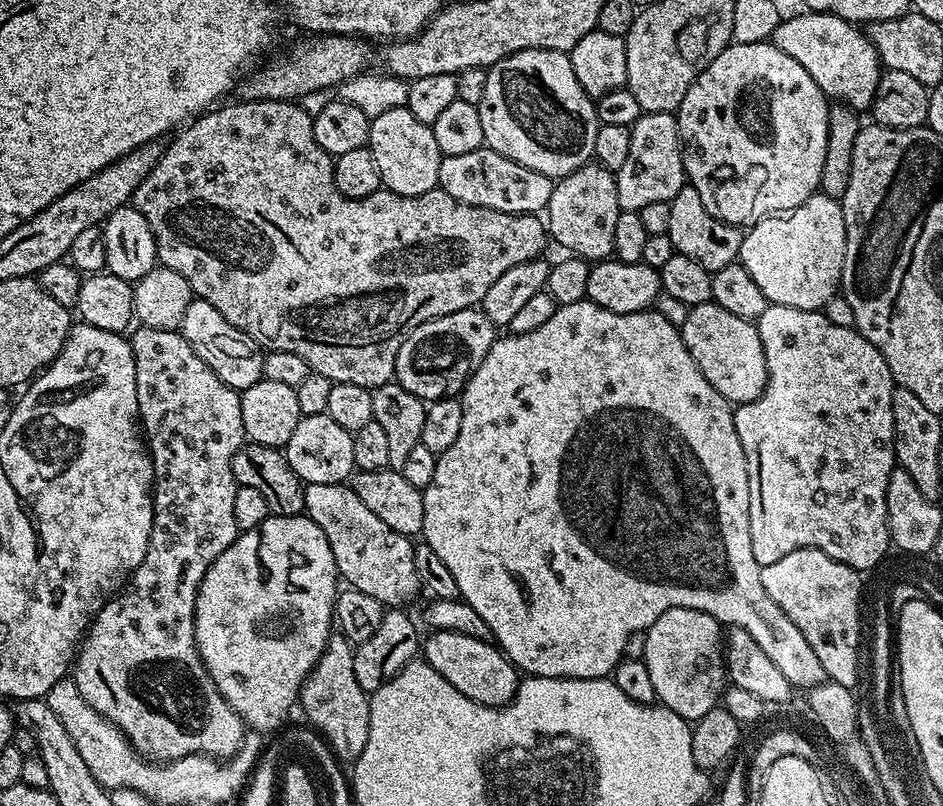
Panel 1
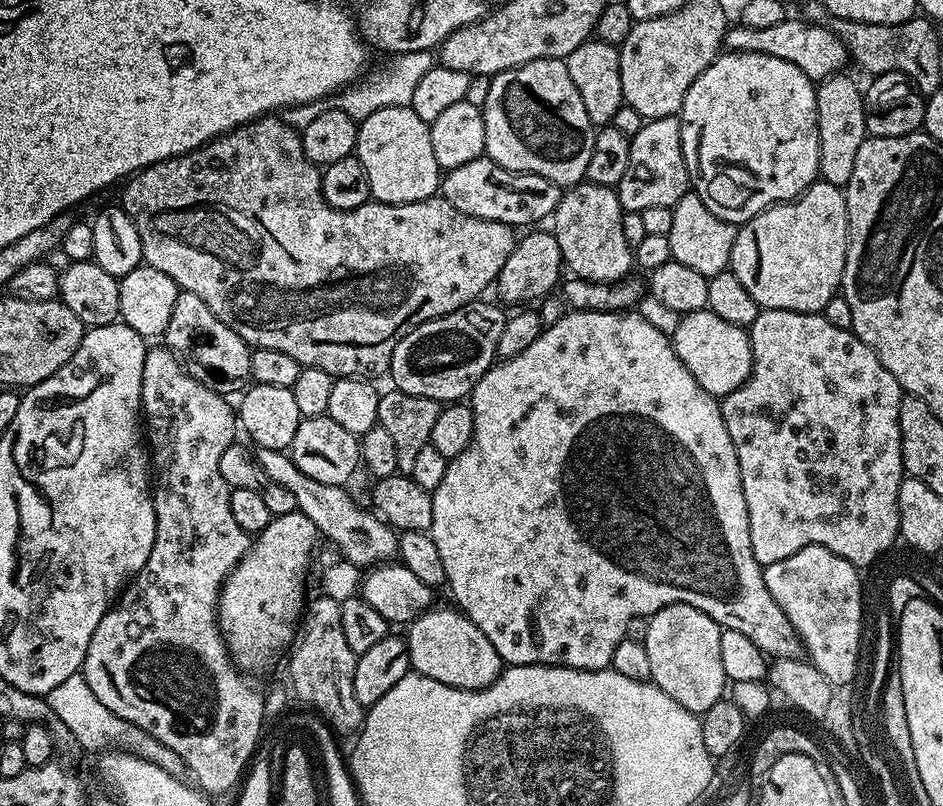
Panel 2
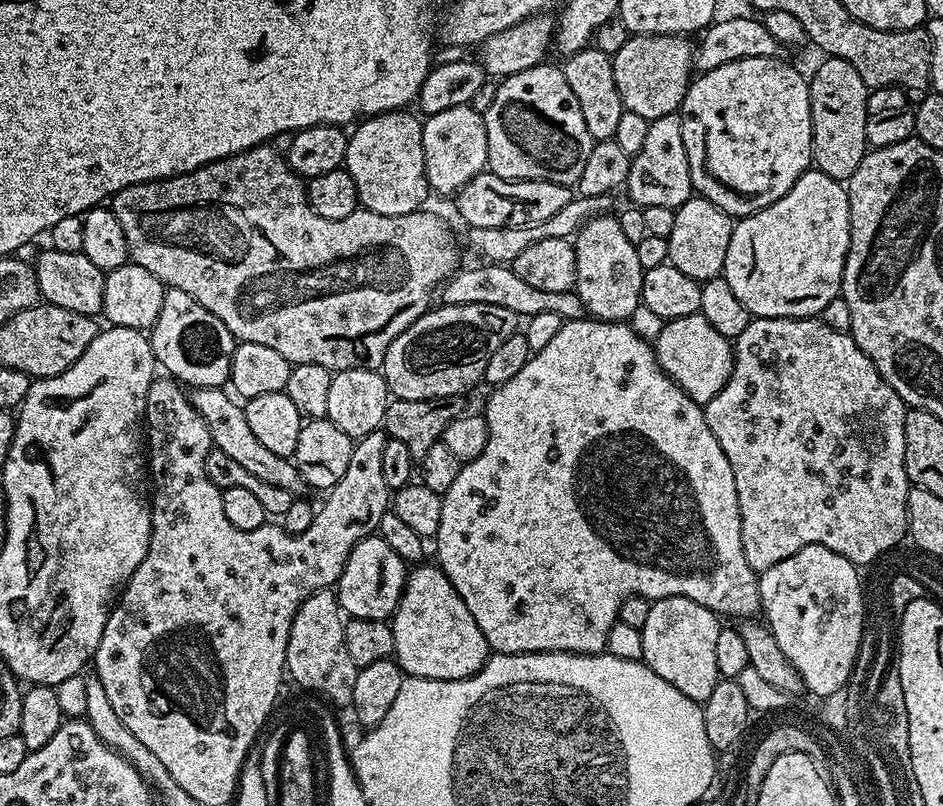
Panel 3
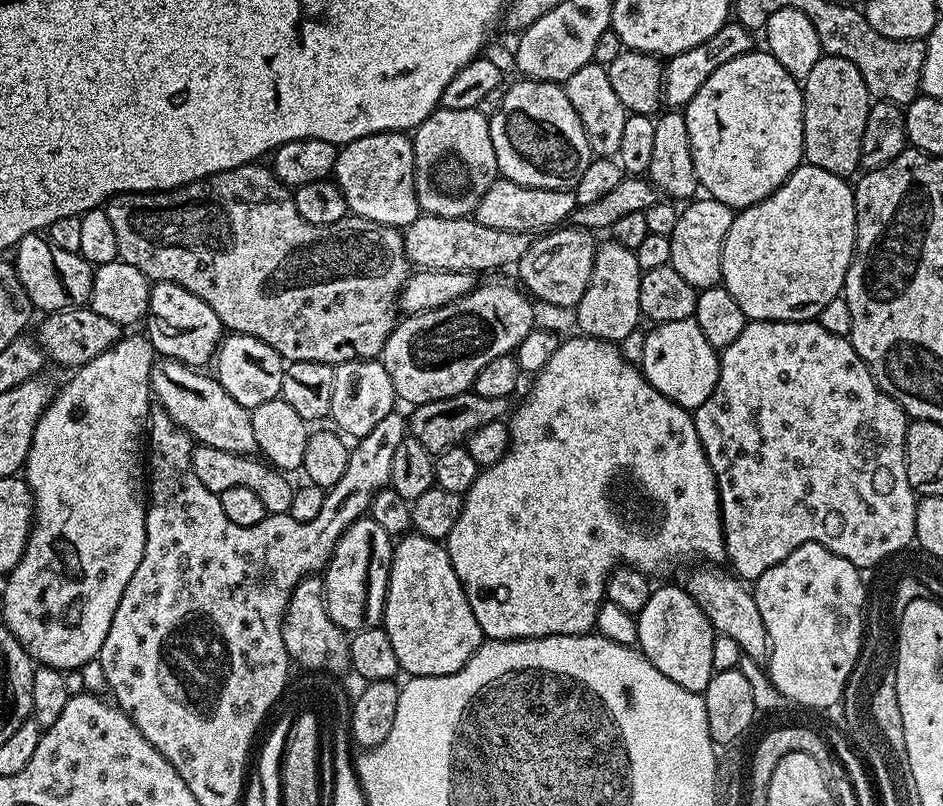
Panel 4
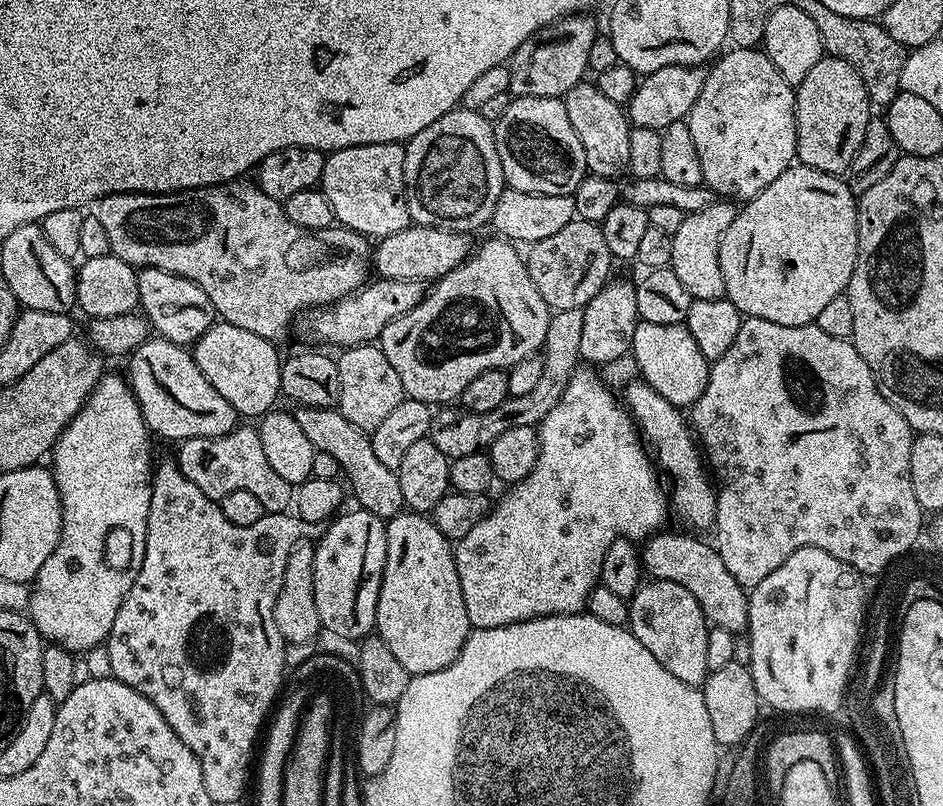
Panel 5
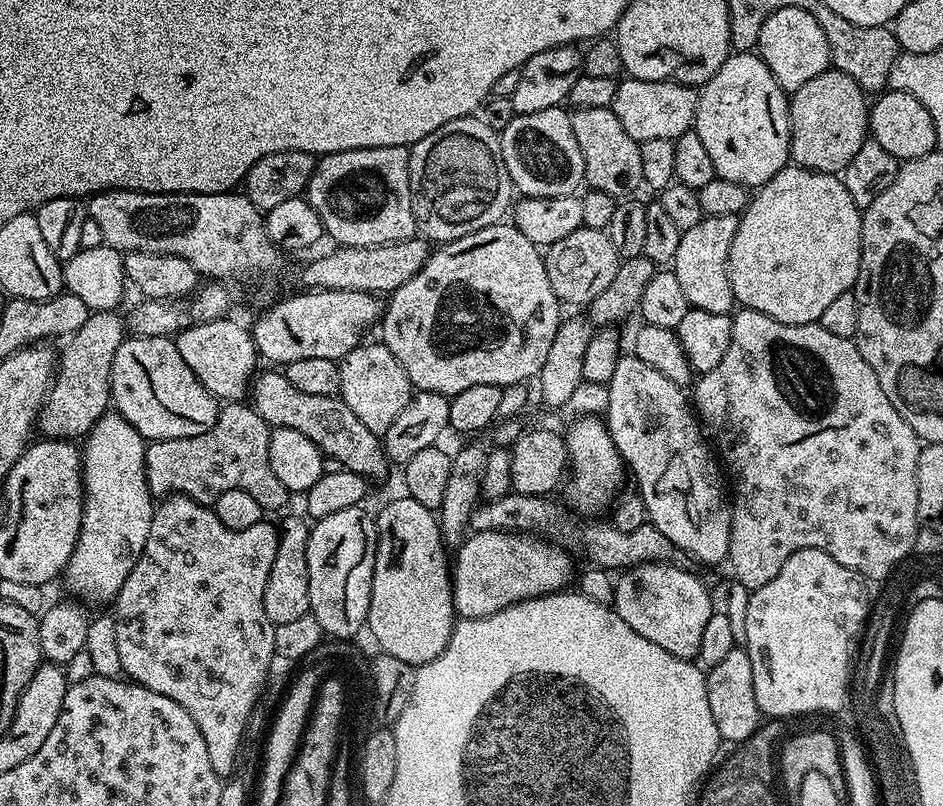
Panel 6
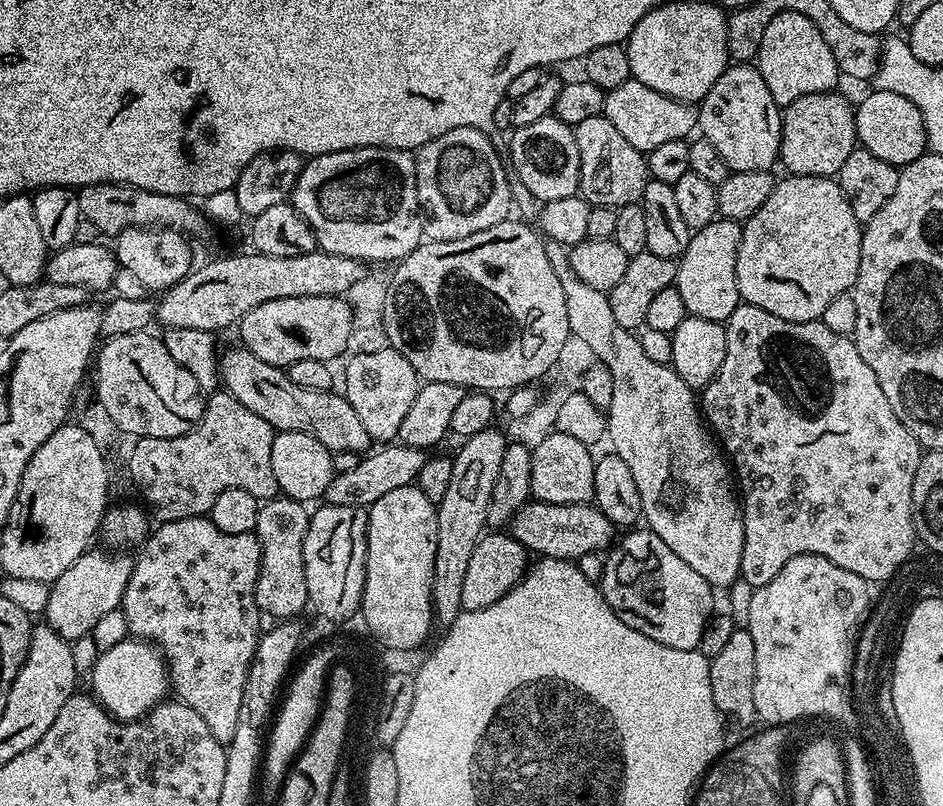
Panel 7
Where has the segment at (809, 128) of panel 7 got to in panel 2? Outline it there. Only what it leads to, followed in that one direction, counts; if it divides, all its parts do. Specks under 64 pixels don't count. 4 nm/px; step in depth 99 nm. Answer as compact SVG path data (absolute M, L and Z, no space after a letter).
M848 74L828 76L816 84L816 117L818 118L818 142L820 143L819 179L843 189L854 174L854 162L858 146L866 138L864 121L864 92Z

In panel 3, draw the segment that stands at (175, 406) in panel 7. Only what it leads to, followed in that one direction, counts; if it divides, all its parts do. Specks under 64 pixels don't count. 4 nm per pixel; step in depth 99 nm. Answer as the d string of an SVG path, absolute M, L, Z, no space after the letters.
M193 388L190 392L190 399L192 405L198 410L198 414L202 414L212 435L214 447L222 450L222 454L234 458L234 462L239 462L245 470L250 470L254 478L262 478L262 482L270 482L270 486L278 486L293 494L305 491L306 485L295 463L289 457L270 454L270 450L266 450L266 446L262 446L262 442L254 438L246 422L243 407L239 403L236 405L237 401L224 388Z

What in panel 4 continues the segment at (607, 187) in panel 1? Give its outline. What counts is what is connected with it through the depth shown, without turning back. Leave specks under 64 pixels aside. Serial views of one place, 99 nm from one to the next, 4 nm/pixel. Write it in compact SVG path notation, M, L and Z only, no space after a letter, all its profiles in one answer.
M615 242L601 243L596 250L594 270L590 278L590 286L586 286L586 294L577 302L574 309L576 324L585 336L593 336L599 340L623 342L630 333L641 327L640 311L640 277L635 251Z

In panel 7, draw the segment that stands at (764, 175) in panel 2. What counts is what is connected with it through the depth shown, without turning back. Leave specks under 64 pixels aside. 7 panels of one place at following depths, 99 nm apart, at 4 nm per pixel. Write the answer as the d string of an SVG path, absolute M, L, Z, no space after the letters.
M736 62L710 86L704 99L699 101L699 131L722 154L722 162L733 172L742 170L769 171L780 158L782 108L774 102L762 74L748 62Z

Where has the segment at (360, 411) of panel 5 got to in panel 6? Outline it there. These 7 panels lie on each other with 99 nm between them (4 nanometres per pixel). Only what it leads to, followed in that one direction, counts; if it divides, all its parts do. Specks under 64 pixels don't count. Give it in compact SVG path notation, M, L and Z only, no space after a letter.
M382 342L376 344L361 343L360 347L350 350L343 360L339 361L342 382L339 397L350 411L358 417L375 436L383 437L386 430L394 423L394 418L406 410L412 400L414 389L406 370L394 358L394 354Z

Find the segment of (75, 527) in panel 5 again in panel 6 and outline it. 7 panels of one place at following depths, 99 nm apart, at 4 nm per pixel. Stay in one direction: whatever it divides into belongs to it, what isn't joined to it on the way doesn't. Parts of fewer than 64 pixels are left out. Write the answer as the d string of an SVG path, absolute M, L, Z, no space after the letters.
M115 410L105 412L83 441L82 526L74 554L70 554L70 562L62 573L62 580L68 583L68 588L74 595L81 596L76 597L81 601L89 600L92 604L115 601L146 546L146 534L150 534L154 511L154 497L146 482L145 447L144 437Z

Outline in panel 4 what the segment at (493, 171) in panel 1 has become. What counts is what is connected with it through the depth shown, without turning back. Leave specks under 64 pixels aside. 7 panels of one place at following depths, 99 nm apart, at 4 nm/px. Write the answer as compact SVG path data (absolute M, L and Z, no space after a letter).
M497 178L490 190L482 194L474 219L482 226L494 226L498 230L543 234L563 225L577 206L575 191L567 188L531 188Z

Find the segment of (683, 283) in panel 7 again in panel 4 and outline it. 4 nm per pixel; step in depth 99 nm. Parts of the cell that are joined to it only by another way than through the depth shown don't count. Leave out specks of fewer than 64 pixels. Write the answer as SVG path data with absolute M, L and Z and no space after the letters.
M711 198L700 199L693 199L679 209L678 226L674 226L674 234L668 237L670 267L678 270L678 274L682 274L682 278L686 278L686 282L690 282L690 286L697 290L714 288L721 283L722 246L734 215L733 209L722 202Z

